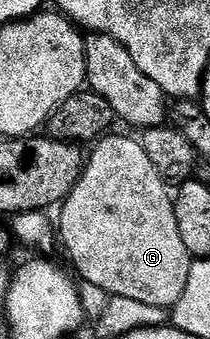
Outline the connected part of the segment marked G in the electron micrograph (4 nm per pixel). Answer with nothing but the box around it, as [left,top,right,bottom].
[58,140,194,310]

